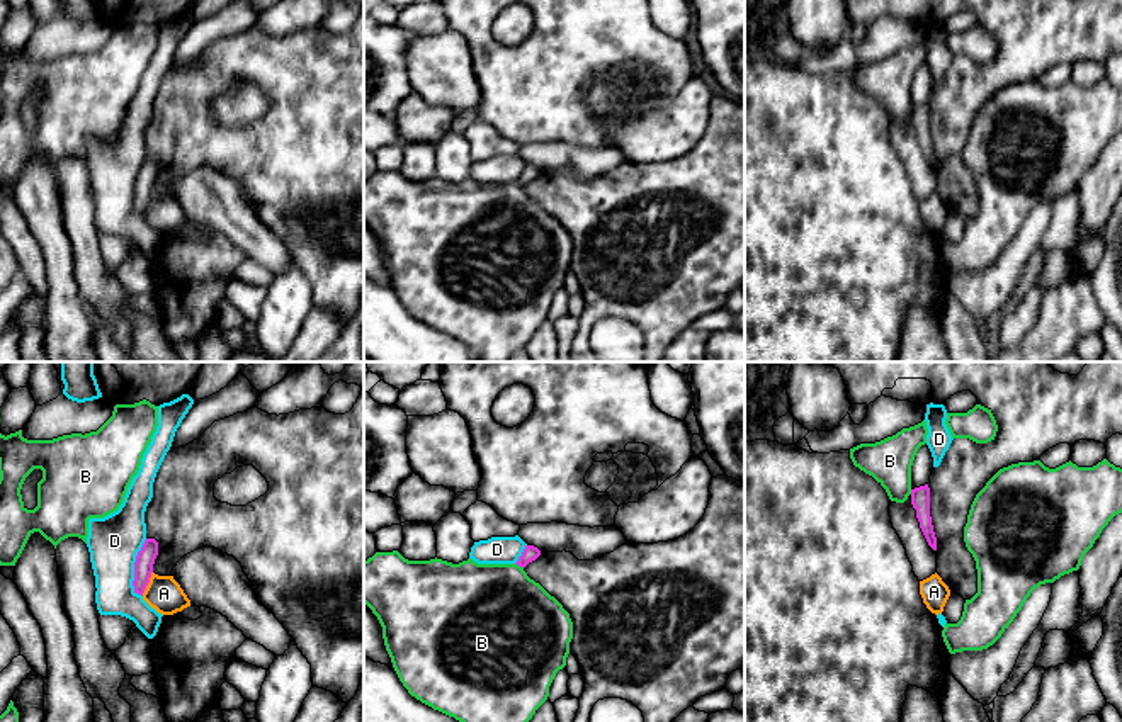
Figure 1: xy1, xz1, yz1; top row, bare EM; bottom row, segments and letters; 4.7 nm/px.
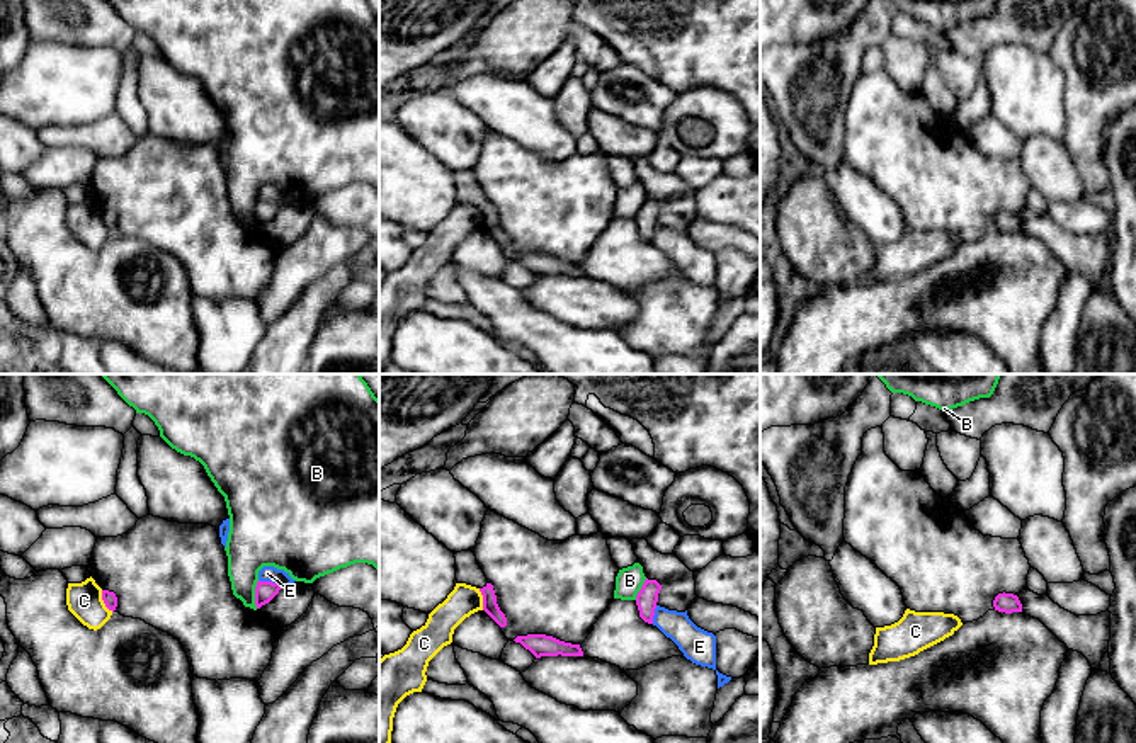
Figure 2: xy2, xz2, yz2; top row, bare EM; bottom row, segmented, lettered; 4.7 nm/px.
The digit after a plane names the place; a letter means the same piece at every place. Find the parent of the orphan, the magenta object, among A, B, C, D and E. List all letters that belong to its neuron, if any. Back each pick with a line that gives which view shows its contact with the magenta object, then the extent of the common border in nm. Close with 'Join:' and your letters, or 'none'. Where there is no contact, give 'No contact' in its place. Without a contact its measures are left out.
Join: none

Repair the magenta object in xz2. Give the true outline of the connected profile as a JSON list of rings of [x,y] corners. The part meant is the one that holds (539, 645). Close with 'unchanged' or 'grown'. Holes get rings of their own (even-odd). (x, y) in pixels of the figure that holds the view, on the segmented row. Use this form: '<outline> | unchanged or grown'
[[[527,634],[514,639],[529,649],[536,658],[541,656],[583,656],[580,644],[559,641],[546,634]]] | unchanged

